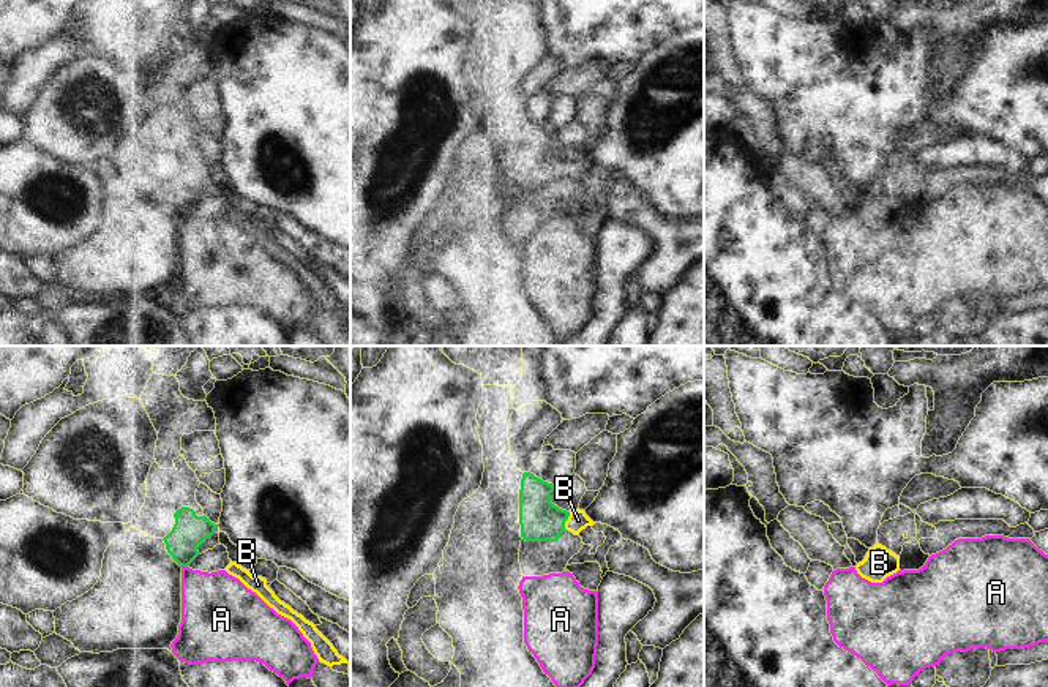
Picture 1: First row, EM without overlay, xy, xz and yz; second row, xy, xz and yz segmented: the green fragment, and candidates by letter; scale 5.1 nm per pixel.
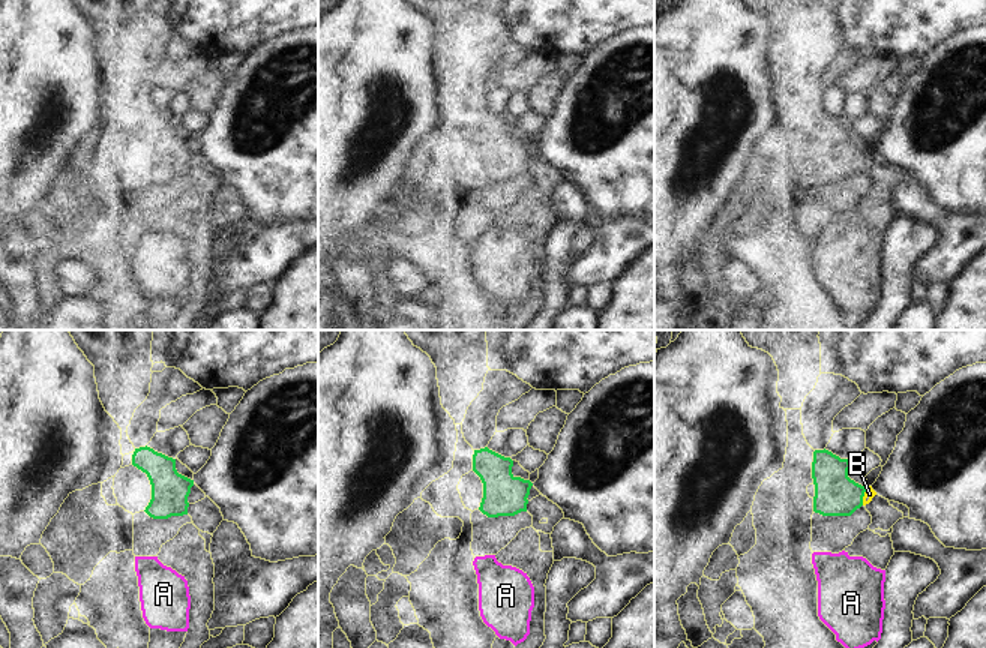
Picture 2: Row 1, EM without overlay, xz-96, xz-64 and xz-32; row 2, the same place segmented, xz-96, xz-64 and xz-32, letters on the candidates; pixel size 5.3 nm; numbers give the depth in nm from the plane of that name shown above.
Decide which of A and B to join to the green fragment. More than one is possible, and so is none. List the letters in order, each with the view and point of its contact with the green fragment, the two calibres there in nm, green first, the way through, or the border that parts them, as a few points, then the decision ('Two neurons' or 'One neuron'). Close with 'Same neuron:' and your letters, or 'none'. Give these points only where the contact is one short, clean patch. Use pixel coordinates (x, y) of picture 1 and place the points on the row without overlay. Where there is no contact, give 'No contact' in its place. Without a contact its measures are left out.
A: Touches green at xy (185, 212). Thickness 170 nm (green) against 340 nm. Boundary: xy (182, 212), (187, 213). Two neurons
B: Touches green at xz (565, 166). Thickness 220 nm (green) against 100 nm. Path across: xz (540, 166), (565, 166), (578, 166). One neuron
Same neuron: B

